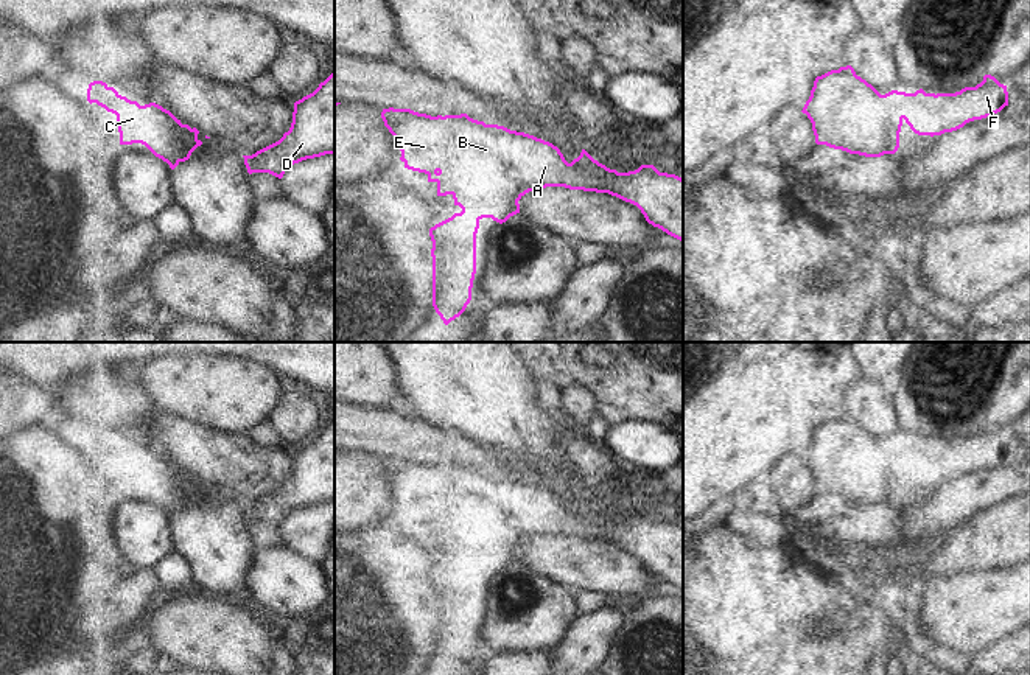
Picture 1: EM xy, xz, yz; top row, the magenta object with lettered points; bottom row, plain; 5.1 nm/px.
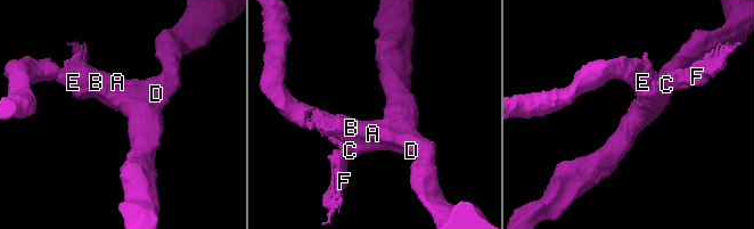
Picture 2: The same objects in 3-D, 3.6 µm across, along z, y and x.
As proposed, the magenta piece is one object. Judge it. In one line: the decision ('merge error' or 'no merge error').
no merge error

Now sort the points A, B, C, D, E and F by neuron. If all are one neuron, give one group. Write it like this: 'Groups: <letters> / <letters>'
Groups: A B C D E F

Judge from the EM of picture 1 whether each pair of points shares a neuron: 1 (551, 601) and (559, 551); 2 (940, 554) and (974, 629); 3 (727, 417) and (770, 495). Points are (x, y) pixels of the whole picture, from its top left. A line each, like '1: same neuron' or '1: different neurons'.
1: different neurons
2: different neurons
3: different neurons

